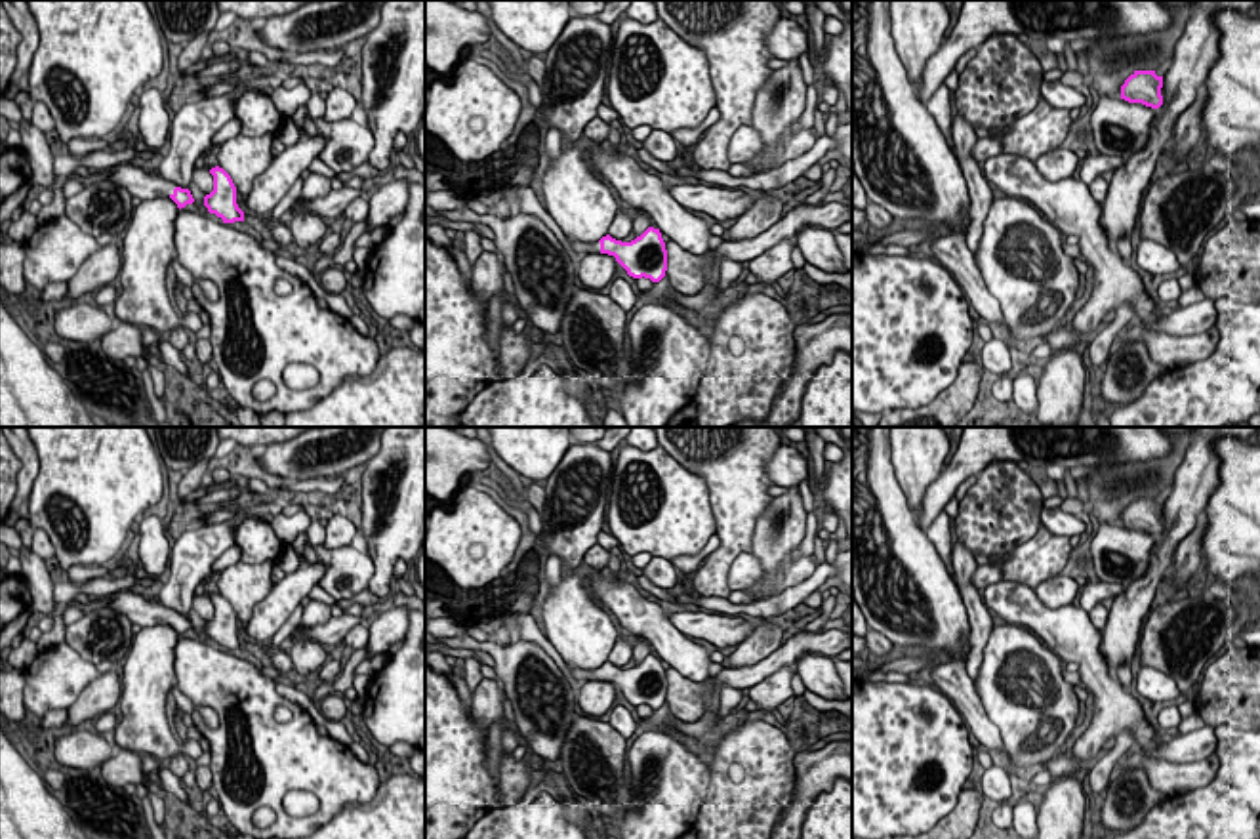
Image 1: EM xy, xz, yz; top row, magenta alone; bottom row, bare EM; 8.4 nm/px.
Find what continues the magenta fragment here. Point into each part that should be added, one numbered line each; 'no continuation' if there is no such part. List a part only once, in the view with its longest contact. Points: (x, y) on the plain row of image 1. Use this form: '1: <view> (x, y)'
1: xy (142, 611)

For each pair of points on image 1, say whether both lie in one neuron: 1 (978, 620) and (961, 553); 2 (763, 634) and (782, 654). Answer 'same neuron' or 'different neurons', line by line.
1: same neuron
2: different neurons

